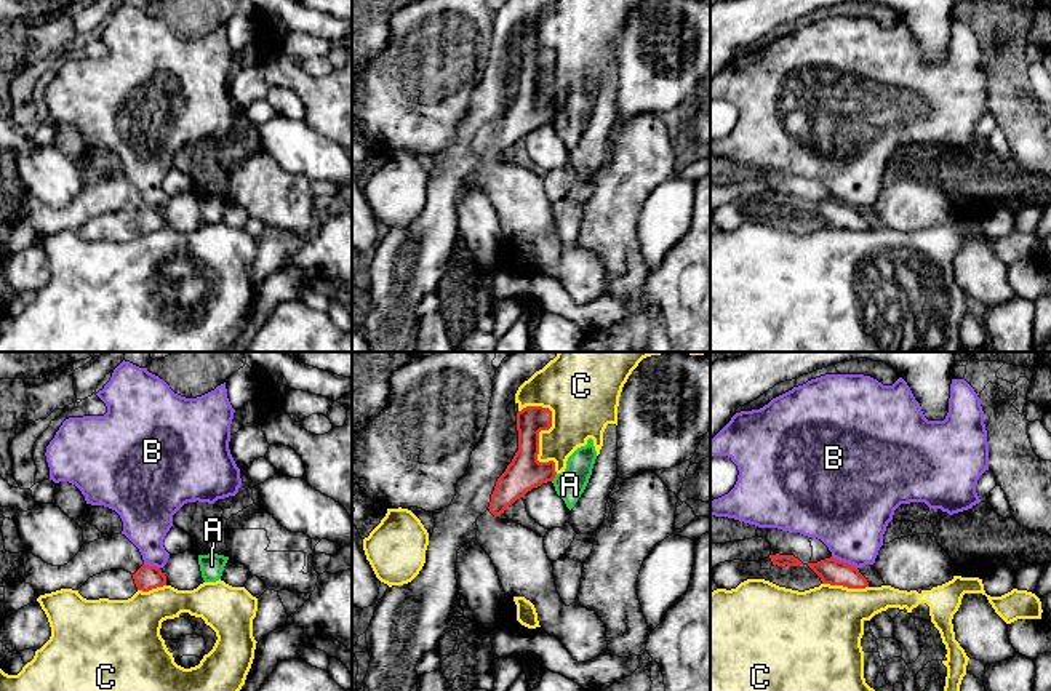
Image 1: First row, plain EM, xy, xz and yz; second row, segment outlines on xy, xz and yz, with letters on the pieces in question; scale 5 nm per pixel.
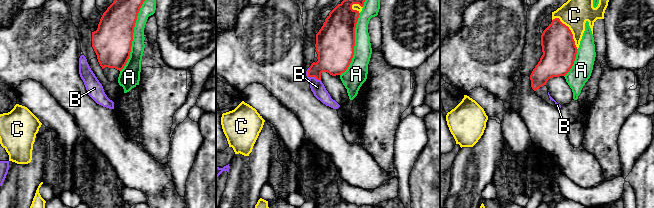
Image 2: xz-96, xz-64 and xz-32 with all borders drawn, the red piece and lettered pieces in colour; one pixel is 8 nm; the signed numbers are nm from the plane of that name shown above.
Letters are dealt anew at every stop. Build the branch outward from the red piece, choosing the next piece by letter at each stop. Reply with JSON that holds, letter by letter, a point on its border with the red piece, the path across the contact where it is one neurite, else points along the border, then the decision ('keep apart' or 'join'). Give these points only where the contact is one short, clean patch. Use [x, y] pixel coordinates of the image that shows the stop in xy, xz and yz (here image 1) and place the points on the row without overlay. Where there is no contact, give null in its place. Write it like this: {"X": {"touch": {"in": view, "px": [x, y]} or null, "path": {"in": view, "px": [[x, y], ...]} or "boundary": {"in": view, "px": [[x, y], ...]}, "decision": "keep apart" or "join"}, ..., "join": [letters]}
{"A": {"touch": {"in": "xz", "px": [554, 119]}, "decision": "keep apart"}, "B": {"touch": {"in": "yz", "px": [843, 203]}, "boundary": {"in": "yz", "px": [[832, 197], [856, 210]]}, "decision": "keep apart"}, "C": {"touch": {"in": "xz", "px": [538, 75]}, "decision": "keep apart"}, "join": []}

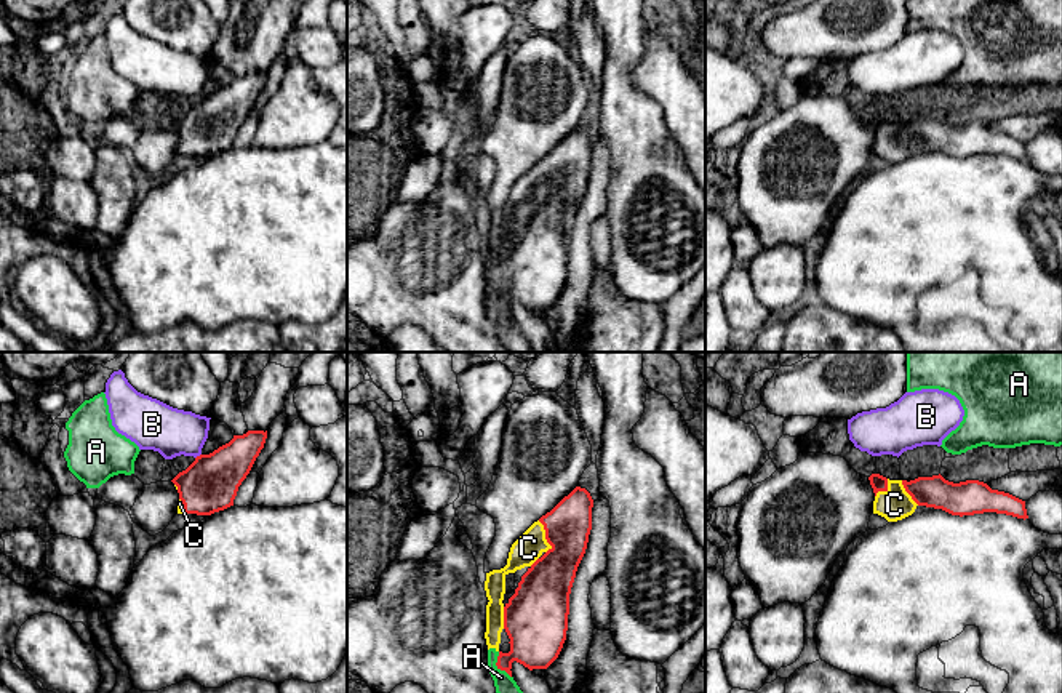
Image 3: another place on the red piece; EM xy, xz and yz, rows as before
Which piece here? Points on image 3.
{"A": {"touch": {"in": "xz", "px": [498, 308]}, "boundary": {"in": "xz", "px": [[498, 293], [496, 306], [511, 319]]}, "decision": "keep apart"}, "B": {"touch": {"in": "xy", "px": [197, 98]}, "boundary": {"in": "xy", "px": [[200, 95], [195, 100]]}, "decision": "keep apart"}, "C": {"touch": {"in": "xz", "px": [546, 178]}, "decision": "join"}, "join": ["C"]}

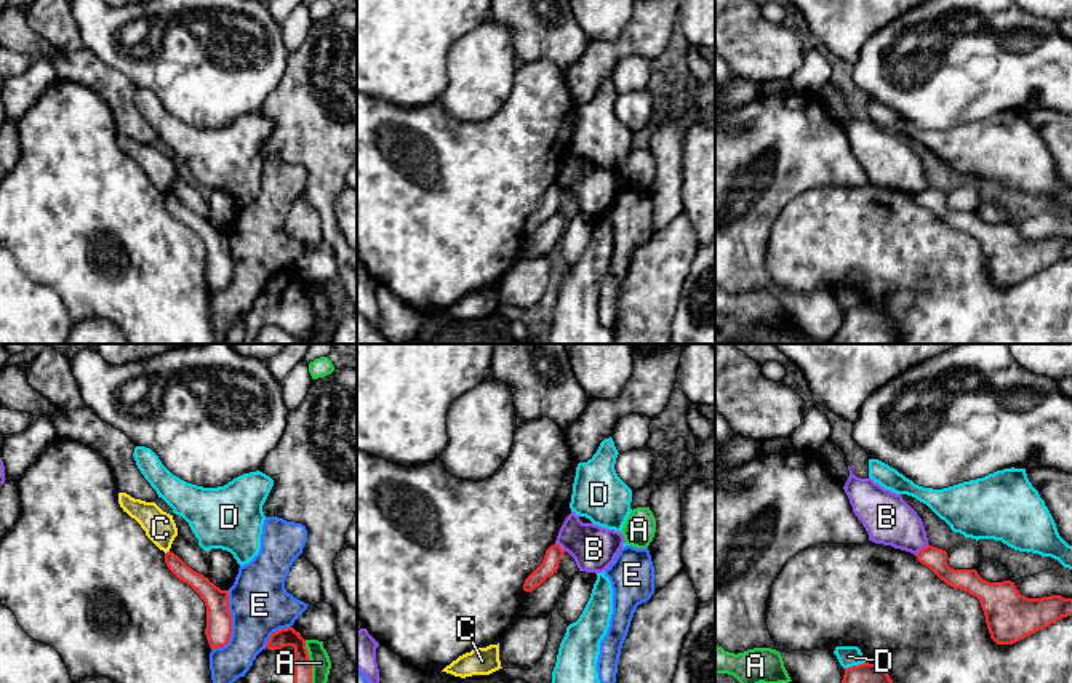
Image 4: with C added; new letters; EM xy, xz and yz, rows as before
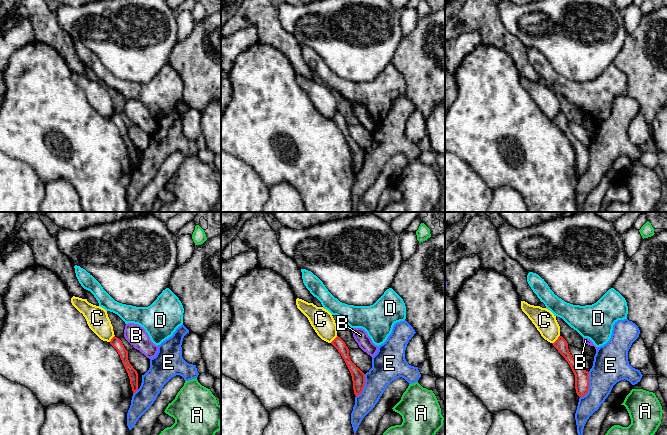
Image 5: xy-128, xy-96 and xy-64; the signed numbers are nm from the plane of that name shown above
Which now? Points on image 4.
{"A": {"touch": {"in": "xy", "px": [311, 309]}, "decision": "keep apart"}, "B": {"touch": {"in": "yz", "px": [922, 191]}, "boundary": {"in": "yz", "px": [[928, 186], [916, 197]]}, "decision": "keep apart"}, "C": {"touch": {"in": "xy", "px": [167, 194]}, "boundary": {"in": "xy", "px": [[168, 192], [165, 195]]}, "decision": "keep apart"}, "D": {"touch": {"in": "yz", "px": [855, 307]}, "decision": "keep apart"}, "E": {"touch": {"in": "xy", "px": [231, 266]}, "decision": "keep apart"}, "join": []}

